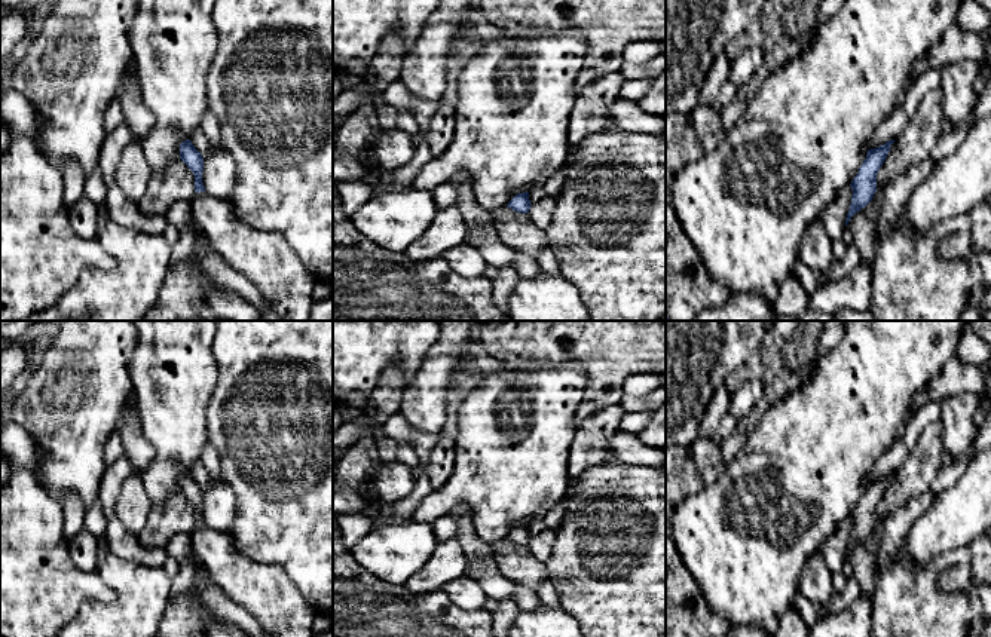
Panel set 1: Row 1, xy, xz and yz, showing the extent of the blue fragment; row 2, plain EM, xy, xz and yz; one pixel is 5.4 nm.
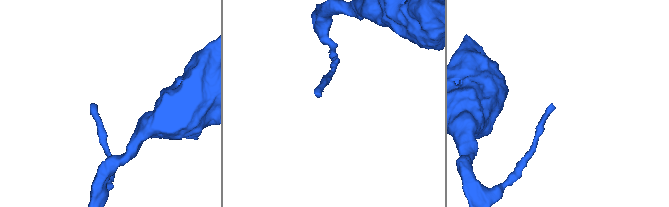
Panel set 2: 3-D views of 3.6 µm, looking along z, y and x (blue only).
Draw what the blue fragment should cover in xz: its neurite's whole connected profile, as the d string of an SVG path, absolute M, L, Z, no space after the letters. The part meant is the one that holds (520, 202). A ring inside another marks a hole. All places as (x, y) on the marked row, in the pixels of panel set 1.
M524 192L524 193L519 193L516 195L507 205L508 208L511 208L513 211L516 212L529 212L530 209L530 200L529 200L529 193Z

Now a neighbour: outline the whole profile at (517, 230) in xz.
M508 206L495 208L490 217L496 224L496 236L516 252L536 257L547 248L545 232L530 218L529 212L516 212Z

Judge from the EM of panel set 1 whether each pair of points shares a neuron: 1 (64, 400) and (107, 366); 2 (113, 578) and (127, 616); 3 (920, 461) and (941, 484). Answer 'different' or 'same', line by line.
1: same
2: same
3: different

